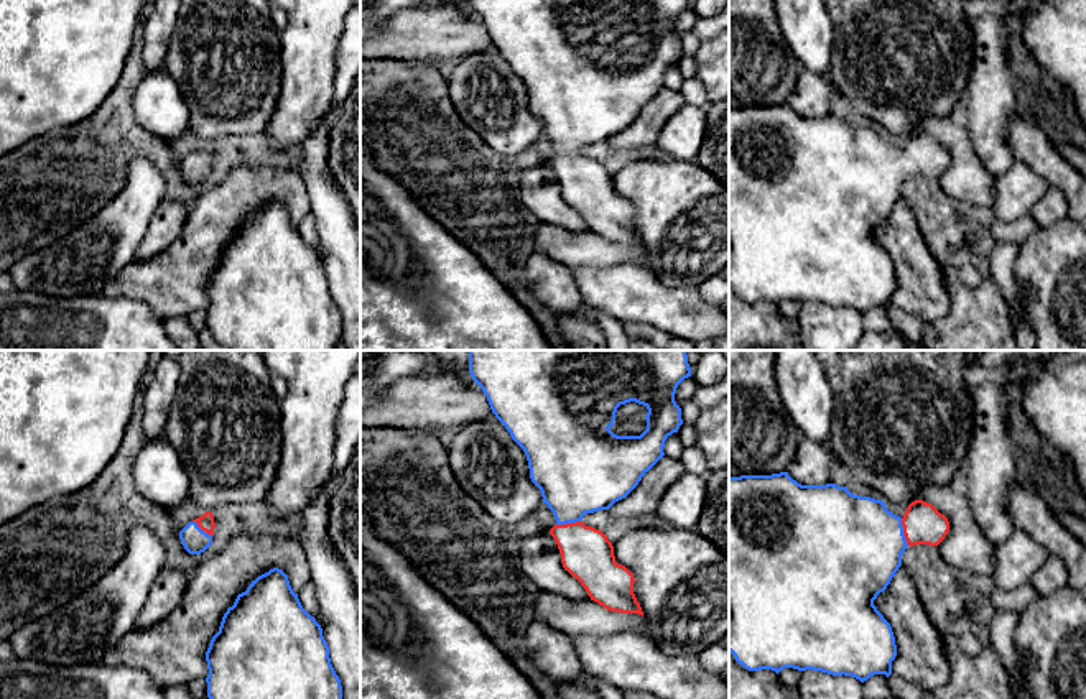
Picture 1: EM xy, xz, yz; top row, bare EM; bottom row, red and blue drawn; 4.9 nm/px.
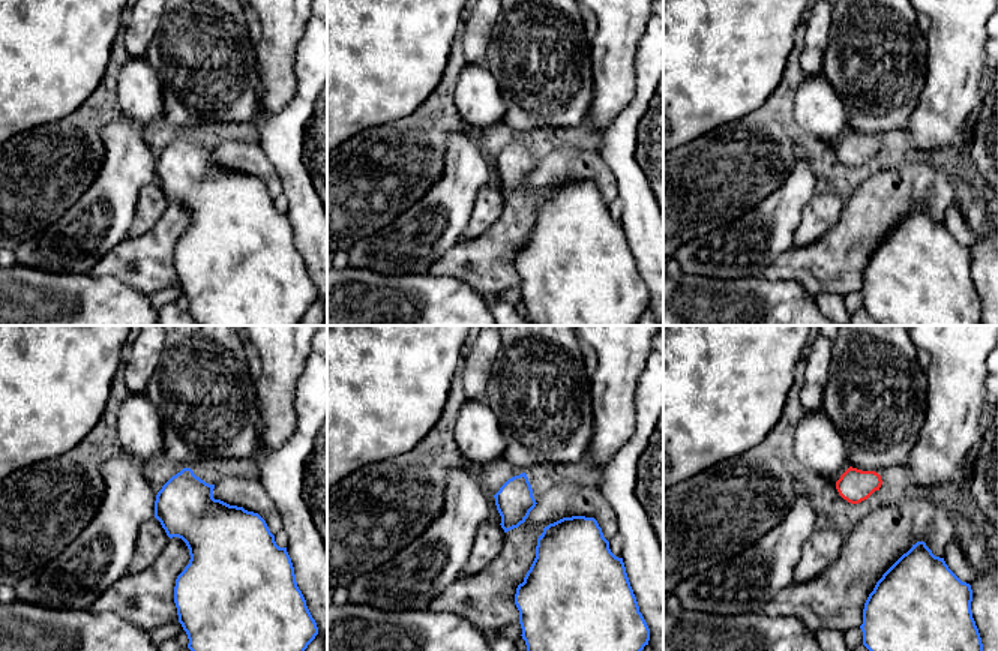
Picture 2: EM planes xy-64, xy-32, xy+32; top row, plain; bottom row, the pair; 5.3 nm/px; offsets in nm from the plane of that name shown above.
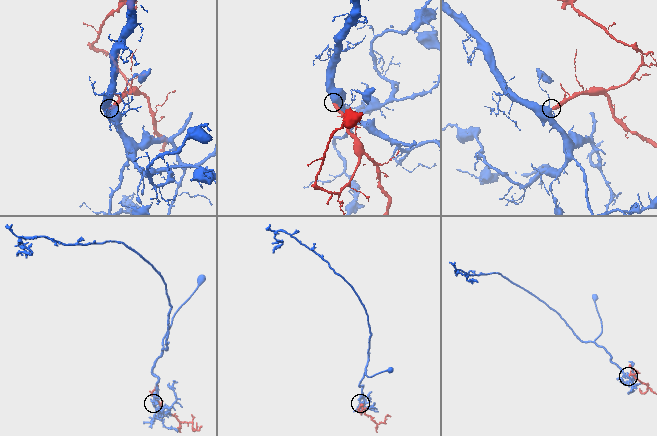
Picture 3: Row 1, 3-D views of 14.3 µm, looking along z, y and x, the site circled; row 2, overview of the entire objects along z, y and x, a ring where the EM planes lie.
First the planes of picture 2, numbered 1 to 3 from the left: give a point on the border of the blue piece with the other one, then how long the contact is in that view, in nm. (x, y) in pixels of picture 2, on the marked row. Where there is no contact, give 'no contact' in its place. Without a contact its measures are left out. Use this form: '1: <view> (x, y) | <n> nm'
1: no contact
2: no contact
3: no contact

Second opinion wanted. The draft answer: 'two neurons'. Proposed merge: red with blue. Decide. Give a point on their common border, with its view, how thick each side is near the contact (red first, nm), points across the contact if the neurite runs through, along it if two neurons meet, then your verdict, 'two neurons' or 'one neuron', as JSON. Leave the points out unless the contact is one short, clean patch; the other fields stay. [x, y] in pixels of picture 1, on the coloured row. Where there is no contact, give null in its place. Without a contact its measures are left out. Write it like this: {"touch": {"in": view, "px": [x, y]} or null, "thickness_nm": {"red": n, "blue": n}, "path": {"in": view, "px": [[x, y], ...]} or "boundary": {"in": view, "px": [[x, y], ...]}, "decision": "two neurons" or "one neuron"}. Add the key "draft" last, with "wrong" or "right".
{"touch": {"in": "yz", "px": [904, 532]}, "thickness_nm": {"red": 190, "blue": 480}, "path": {"in": "yz", "px": [[922, 523], [904, 532], [854, 545]]}, "decision": "one neuron", "draft": "wrong"}

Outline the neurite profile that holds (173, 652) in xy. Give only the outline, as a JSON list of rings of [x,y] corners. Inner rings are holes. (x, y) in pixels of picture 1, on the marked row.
[[[285,535],[232,536],[188,576],[186,594],[173,613],[125,635],[102,663],[142,669],[158,687],[206,679],[206,651],[224,613],[239,594],[273,567],[288,576],[295,594],[311,581],[299,541]]]

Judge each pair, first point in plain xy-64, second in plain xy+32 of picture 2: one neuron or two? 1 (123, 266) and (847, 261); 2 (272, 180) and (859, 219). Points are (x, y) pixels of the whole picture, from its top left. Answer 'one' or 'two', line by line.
1: one
2: one

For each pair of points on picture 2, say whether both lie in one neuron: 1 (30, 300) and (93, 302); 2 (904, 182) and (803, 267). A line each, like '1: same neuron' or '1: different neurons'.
1: same neuron
2: same neuron

